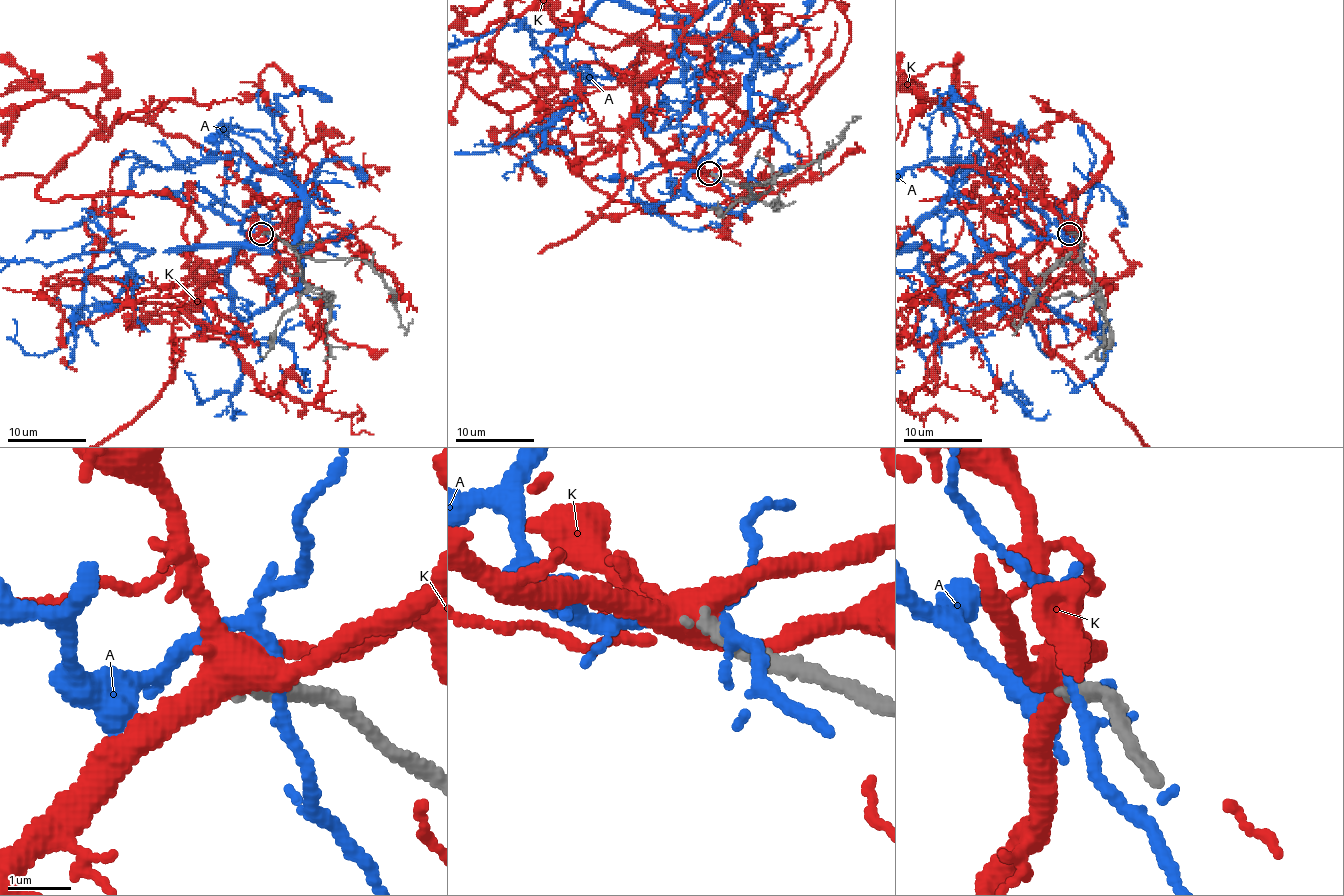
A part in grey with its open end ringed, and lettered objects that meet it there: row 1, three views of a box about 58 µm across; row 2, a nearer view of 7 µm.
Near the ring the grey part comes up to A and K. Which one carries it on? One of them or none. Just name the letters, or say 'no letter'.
no letter

